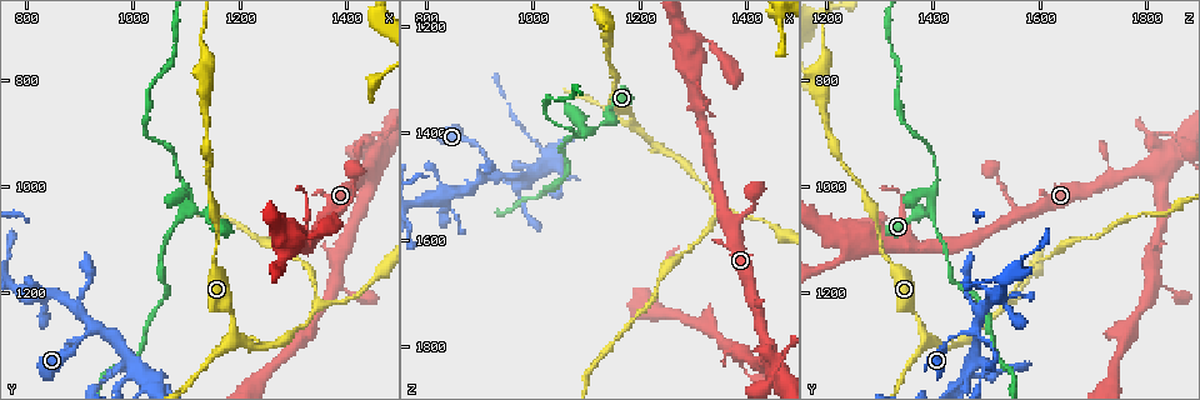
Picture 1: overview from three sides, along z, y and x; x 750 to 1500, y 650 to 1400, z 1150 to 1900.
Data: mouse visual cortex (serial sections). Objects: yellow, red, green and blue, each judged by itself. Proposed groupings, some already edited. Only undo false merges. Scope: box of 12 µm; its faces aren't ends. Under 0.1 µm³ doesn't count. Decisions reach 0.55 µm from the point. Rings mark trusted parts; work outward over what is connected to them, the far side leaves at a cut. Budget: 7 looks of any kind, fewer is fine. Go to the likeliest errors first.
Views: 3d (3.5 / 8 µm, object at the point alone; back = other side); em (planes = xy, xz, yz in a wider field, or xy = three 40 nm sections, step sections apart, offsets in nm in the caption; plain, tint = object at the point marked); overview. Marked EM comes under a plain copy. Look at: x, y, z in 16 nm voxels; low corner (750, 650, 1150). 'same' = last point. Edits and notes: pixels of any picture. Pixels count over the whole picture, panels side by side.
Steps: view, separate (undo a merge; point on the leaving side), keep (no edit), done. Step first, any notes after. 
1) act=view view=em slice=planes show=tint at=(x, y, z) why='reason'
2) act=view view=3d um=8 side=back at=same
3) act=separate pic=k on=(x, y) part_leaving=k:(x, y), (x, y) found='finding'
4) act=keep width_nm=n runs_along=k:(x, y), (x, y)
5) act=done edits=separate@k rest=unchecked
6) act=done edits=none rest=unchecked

act=view view=3d um=3.5 at=(925, 1265, 1475) why='narrows sharply'

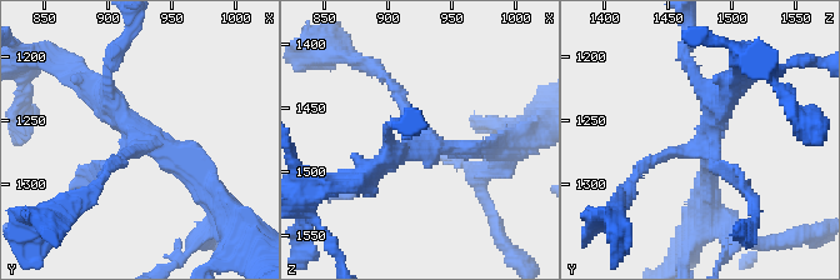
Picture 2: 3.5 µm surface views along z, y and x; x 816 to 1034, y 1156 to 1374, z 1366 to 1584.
act=view view=em slice=xy step=5 show=tint at=(922, 1268, 1474) why='now the EM'

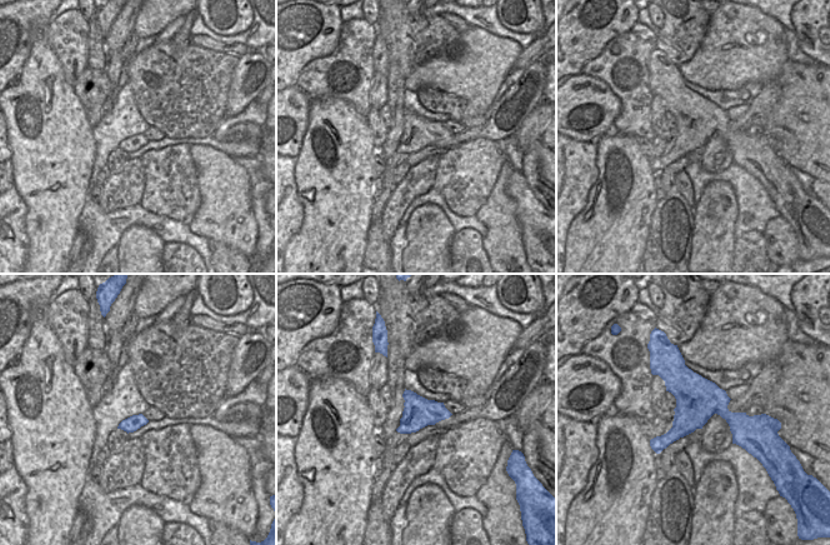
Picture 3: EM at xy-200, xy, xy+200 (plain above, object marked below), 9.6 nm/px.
act=view view=em slice=planes show=tint at=same why='cut it another way'

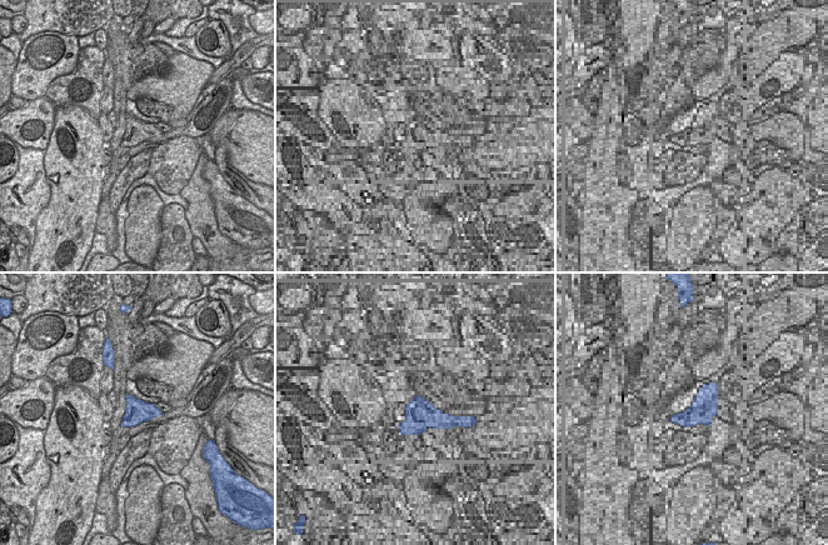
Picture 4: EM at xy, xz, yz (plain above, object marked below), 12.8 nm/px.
act=keep runs_along=2:(634, 176), (695, 149), (730, 88) found='one cell here'

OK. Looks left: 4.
act=view view=3d um=3.5 at=(1195, 1280, 1385) why='a narrow waist'

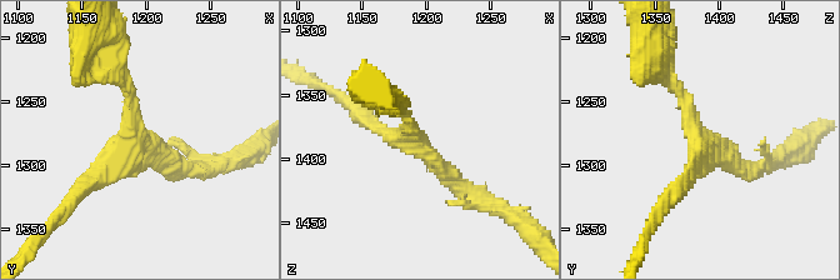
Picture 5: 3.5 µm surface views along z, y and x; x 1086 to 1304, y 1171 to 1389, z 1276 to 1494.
act=view view=em slice=xy step=1 show=tint at=(1190, 1280, 1382) why='shape alone is not enough'

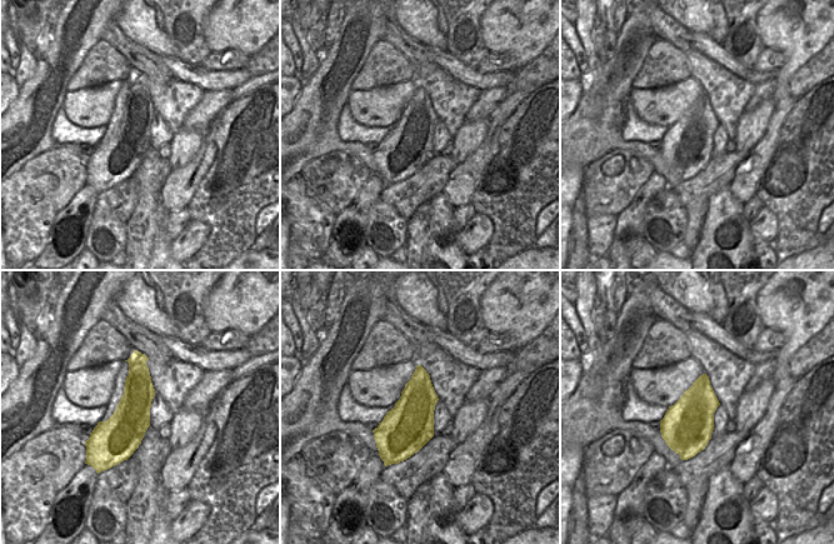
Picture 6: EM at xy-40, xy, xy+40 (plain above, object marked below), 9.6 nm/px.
act=keep arm_widths_nm=150,200,200 runs_along=5:(666, 65), (691, 130), (749, 169) found='one cell here'

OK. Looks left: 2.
act=view view=em slice=xy step=3 show=tint at=(1110, 1045, 1400) why='thick turns thin'

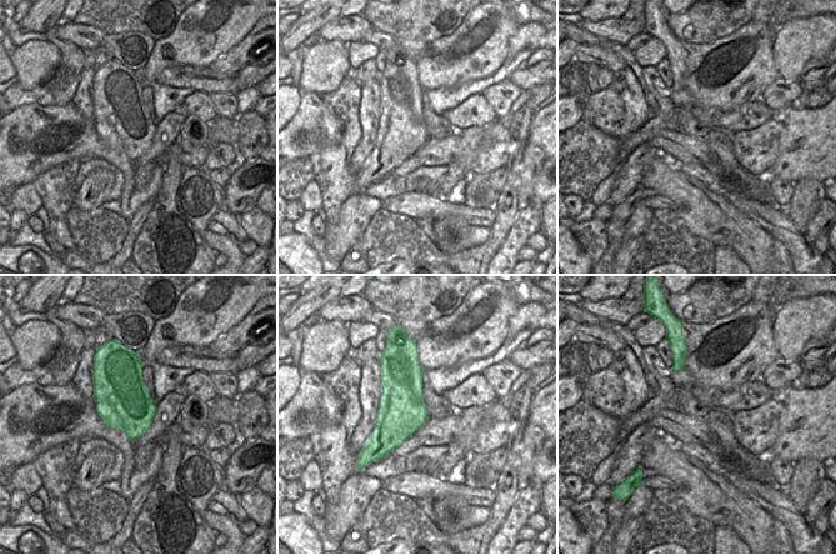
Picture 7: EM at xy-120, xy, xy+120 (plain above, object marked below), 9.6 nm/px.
act=view view=3d um=3.5 side=back at=same why='see where the arms go'

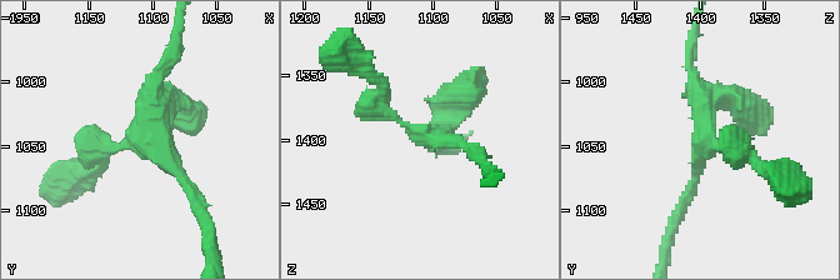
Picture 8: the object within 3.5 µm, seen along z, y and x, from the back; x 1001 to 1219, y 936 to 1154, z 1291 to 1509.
act=keep arms=3 arm_widths_nm=150,250,250 runs_along=8:(753, 161), (704, 139), (689, 63) found='continuous, no second cell'

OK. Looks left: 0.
act=done edits=none rest=unchecked

